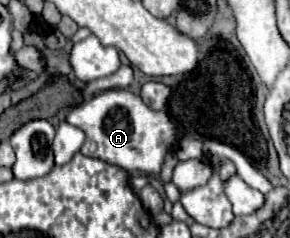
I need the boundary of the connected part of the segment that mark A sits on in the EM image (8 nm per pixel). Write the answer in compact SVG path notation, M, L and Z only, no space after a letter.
M108 89L98 93L96 97L92 97L90 101L86 101L84 105L74 107L66 121L70 125L80 127L86 133L86 141L82 145L82 153L86 157L94 157L94 159L102 159L106 163L118 165L122 169L130 169L130 171L142 171L146 175L158 175L162 171L164 165L164 157L170 149L174 149L178 145L178 129L172 123L172 119L168 117L166 111L154 111L148 105L142 103L142 99L126 89Z

